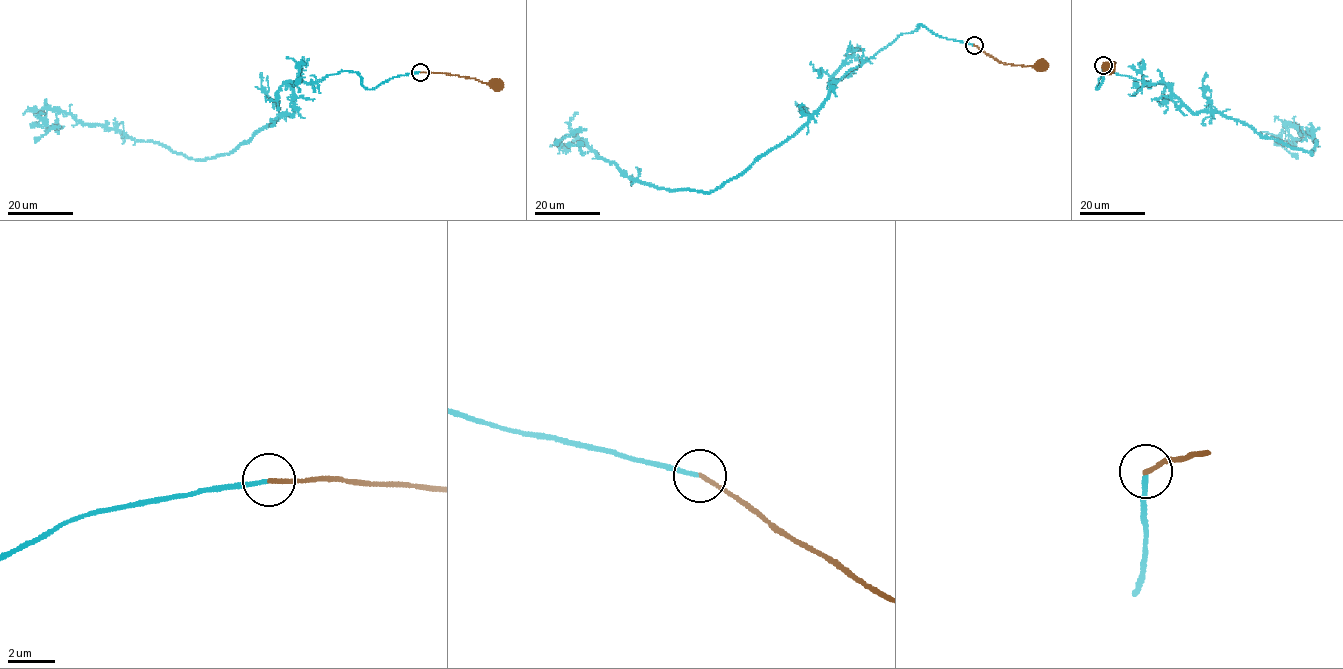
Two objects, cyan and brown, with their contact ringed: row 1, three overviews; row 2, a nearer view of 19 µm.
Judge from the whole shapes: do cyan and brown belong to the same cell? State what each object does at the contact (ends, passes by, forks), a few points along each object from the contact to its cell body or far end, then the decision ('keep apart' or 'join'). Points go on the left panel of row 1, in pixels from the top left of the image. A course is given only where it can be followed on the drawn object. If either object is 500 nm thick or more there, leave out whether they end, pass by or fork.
cyan ends there; brown ends there; cyan runs (420, 72), (371, 89), (343, 70), (296, 83), (293, 116), (208, 159), (52, 109), (34, 142); brown runs (420, 72), (440, 72), (496, 84); join

